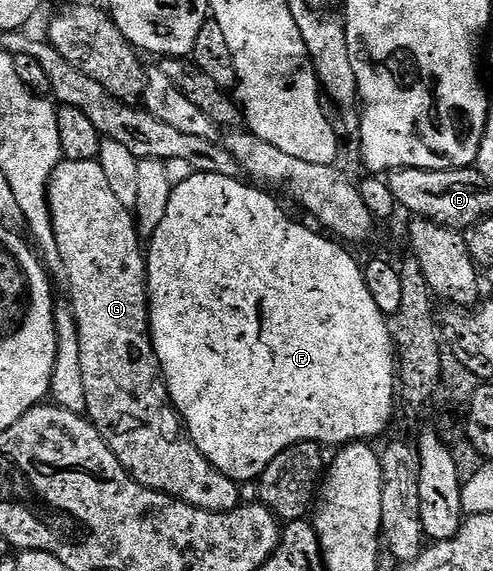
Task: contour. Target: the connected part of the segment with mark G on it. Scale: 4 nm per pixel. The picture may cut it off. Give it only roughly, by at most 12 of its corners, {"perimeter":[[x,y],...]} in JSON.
{"perimeter":[[96,159],[49,178],[85,411],[139,485],[211,513],[149,335],[132,210]]}

